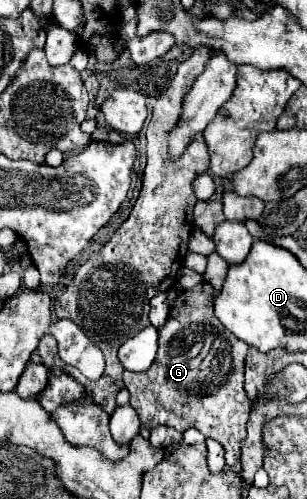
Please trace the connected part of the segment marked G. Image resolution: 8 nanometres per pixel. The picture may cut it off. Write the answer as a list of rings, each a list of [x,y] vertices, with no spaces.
[[[201,282],[199,286],[191,290],[183,290],[177,296],[167,322],[159,328],[159,350],[157,350],[155,362],[145,372],[139,372],[139,374],[125,372],[123,384],[127,386],[131,394],[129,404],[137,410],[143,426],[151,430],[159,424],[165,424],[165,426],[175,428],[177,432],[185,432],[187,428],[197,428],[203,436],[221,442],[221,446],[225,448],[225,462],[227,466],[233,466],[239,462],[241,442],[247,436],[245,422],[251,410],[251,402],[245,398],[245,390],[243,390],[243,368],[245,368],[245,356],[247,356],[249,346],[241,342],[239,338],[235,338],[215,318],[211,292],[213,292],[211,284]]]

